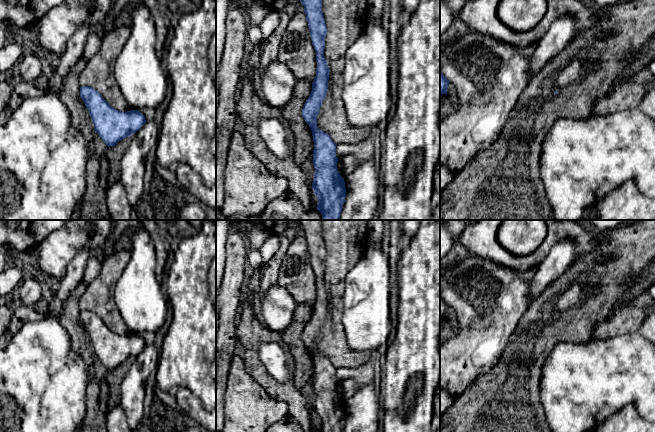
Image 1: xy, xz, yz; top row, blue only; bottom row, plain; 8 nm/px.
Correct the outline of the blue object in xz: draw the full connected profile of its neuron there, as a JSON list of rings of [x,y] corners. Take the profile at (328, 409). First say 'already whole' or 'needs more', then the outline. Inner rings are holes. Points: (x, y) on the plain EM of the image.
already whole; [[[298,220],[304,230],[312,269],[316,275],[316,300],[306,324],[302,340],[312,354],[315,392],[312,413],[317,420],[317,432],[343,432],[346,413],[337,392],[336,368],[317,351],[317,340],[328,314],[329,291],[324,281],[327,252],[322,236],[322,220]]]

